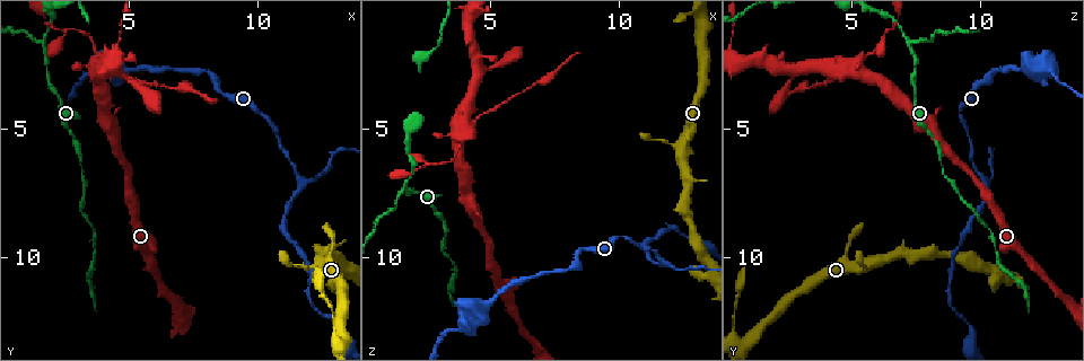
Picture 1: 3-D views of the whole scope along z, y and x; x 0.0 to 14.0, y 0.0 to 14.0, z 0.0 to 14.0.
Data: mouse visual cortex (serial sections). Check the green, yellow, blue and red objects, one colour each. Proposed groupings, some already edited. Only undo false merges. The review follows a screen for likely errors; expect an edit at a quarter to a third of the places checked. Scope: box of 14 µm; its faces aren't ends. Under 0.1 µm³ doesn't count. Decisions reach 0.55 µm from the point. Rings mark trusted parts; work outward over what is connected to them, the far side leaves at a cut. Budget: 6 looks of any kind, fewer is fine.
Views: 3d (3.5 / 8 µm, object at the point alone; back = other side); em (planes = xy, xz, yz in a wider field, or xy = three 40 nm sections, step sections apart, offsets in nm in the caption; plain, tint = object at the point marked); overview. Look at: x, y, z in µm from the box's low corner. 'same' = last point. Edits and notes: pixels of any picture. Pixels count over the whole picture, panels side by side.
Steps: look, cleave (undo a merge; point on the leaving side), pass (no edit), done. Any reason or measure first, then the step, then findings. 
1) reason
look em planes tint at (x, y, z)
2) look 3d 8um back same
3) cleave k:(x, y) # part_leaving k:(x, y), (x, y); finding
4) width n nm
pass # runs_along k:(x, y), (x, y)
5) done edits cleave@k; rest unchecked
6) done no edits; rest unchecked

thick turns thin
look 3d 3.5um at (2.8, 5.4, 8.1)

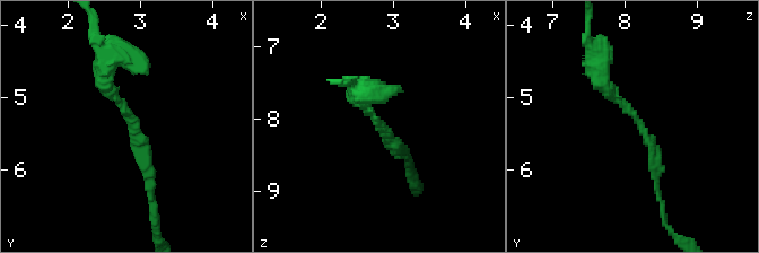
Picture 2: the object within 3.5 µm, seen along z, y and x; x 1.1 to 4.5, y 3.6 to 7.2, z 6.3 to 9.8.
arm_widths 200, 250 nm; shape alone is not enough
look em xy step 5 tint at (2.85, 5.30, 8.15)

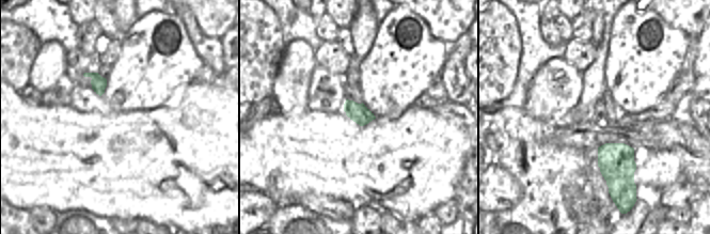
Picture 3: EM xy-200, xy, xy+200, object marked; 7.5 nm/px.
cut it another way
look em xy step 1 tint same

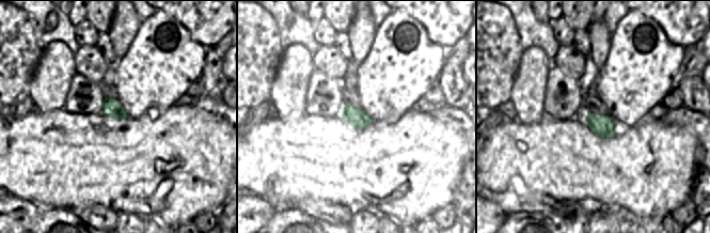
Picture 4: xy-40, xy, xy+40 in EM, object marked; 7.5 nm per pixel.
pass # runs_along 2:(598, 60), (650, 140), (655, 185); all the same cell

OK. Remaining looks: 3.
look 3d 3.5um back at (1.7, 1.7, 7.2)

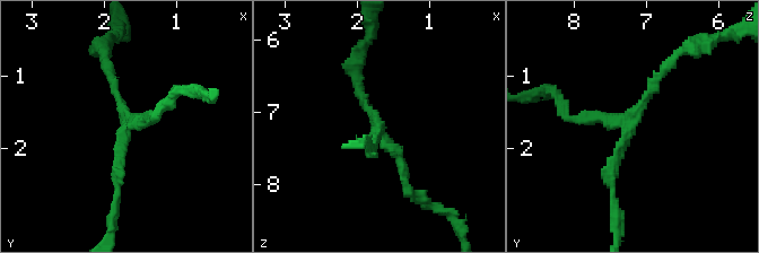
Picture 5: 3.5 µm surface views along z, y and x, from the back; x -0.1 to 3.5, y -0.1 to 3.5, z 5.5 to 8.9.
arms 3; arm_widths 150, 150, 150 nm
look em xy step 5 tint at (1.70, 1.75, 7.25)

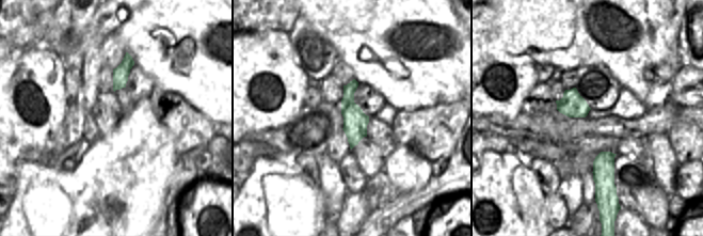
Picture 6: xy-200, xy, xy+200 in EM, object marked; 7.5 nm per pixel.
cleave 5:(587, 120) # border 6:(126, 81), (113, 83); a second cell is stuck on

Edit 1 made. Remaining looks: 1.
done edits cleave@5; rest unchecked

